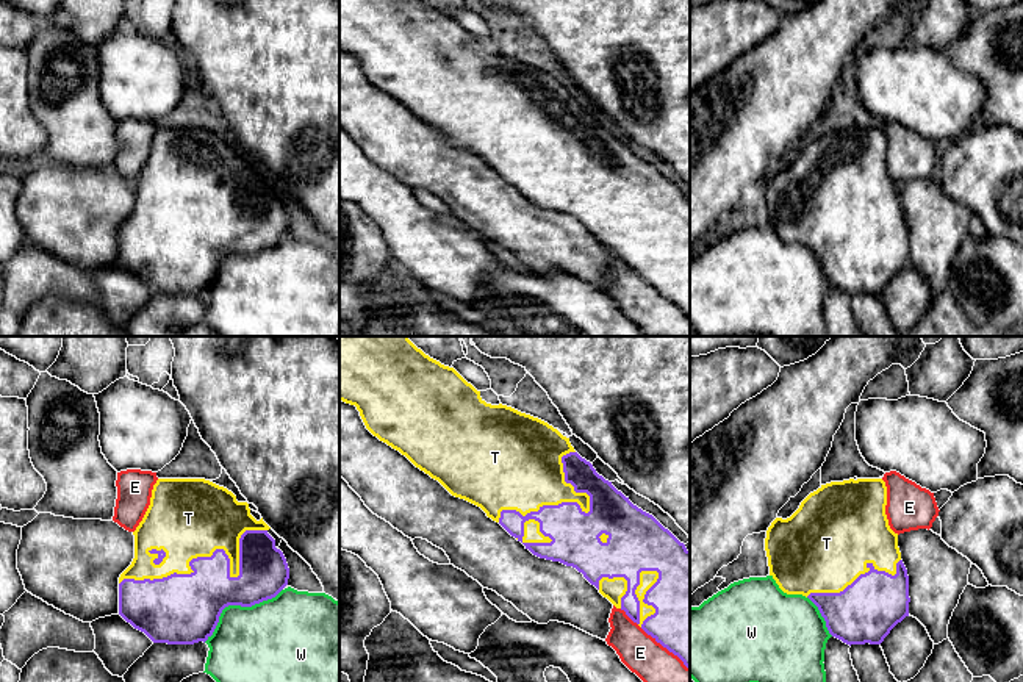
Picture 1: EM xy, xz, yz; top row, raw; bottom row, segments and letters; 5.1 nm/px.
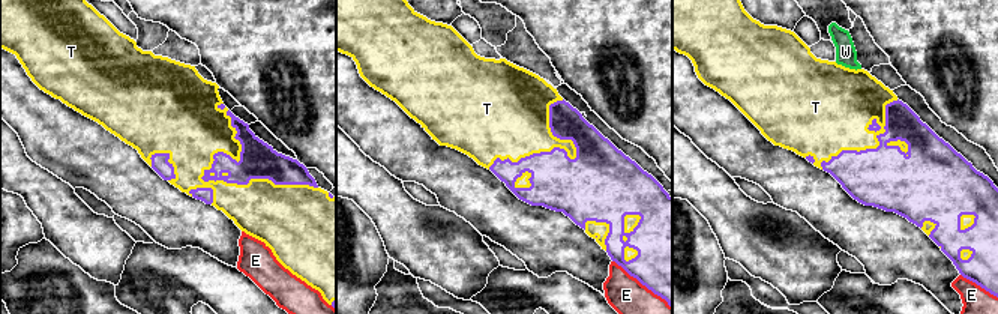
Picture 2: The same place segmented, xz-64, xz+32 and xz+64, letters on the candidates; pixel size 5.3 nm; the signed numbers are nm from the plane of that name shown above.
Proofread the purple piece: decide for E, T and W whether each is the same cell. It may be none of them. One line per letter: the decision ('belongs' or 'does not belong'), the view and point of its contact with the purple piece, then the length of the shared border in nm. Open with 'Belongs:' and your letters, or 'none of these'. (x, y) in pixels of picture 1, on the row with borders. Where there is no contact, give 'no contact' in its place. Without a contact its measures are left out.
Belongs: T
E: does not belong; contact xz (665, 646); length 340 nm
T: belongs; contact xy (213, 552); length 800 nm
W: does not belong; contact xy (236, 604); length 500 nm

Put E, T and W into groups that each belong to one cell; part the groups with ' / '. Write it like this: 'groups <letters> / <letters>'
groups E / T / W

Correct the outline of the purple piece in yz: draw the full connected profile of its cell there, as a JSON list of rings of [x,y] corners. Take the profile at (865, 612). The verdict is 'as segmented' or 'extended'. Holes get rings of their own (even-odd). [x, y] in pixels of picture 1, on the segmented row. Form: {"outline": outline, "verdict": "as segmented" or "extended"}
{"outline": [[[882,479],[831,482],[810,493],[790,518],[776,518],[766,530],[770,576],[784,593],[809,598],[829,634],[849,646],[881,644],[909,616],[909,576],[885,505]]], "verdict": "extended"}

